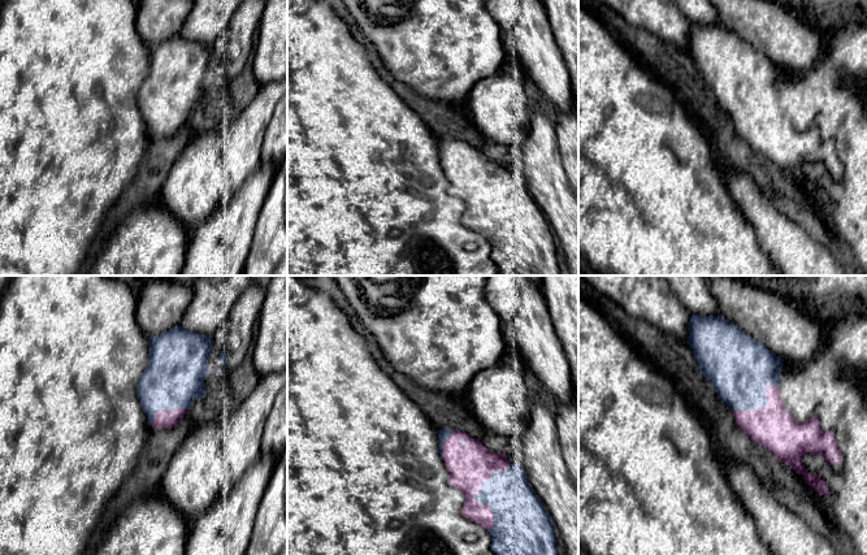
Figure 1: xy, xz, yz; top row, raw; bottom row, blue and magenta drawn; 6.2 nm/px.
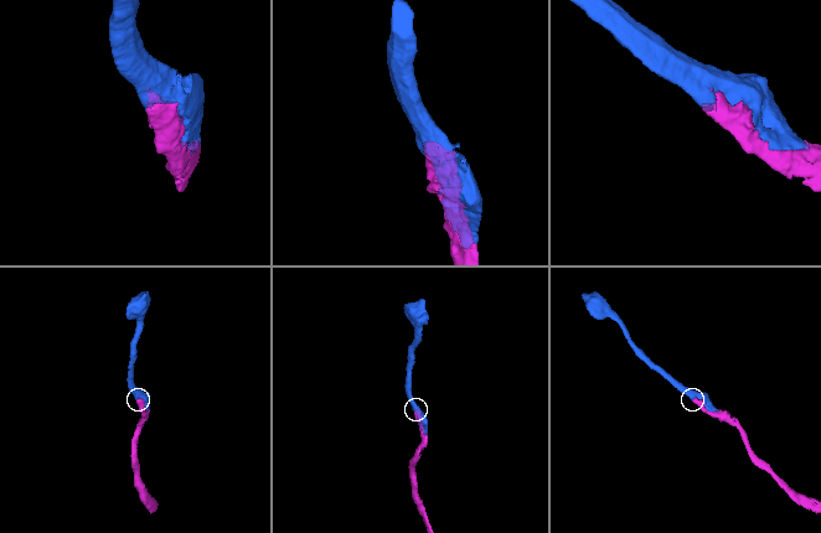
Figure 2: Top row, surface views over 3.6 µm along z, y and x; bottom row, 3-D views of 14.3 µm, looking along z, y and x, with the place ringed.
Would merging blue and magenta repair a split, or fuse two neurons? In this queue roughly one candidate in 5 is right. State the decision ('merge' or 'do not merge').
merge

